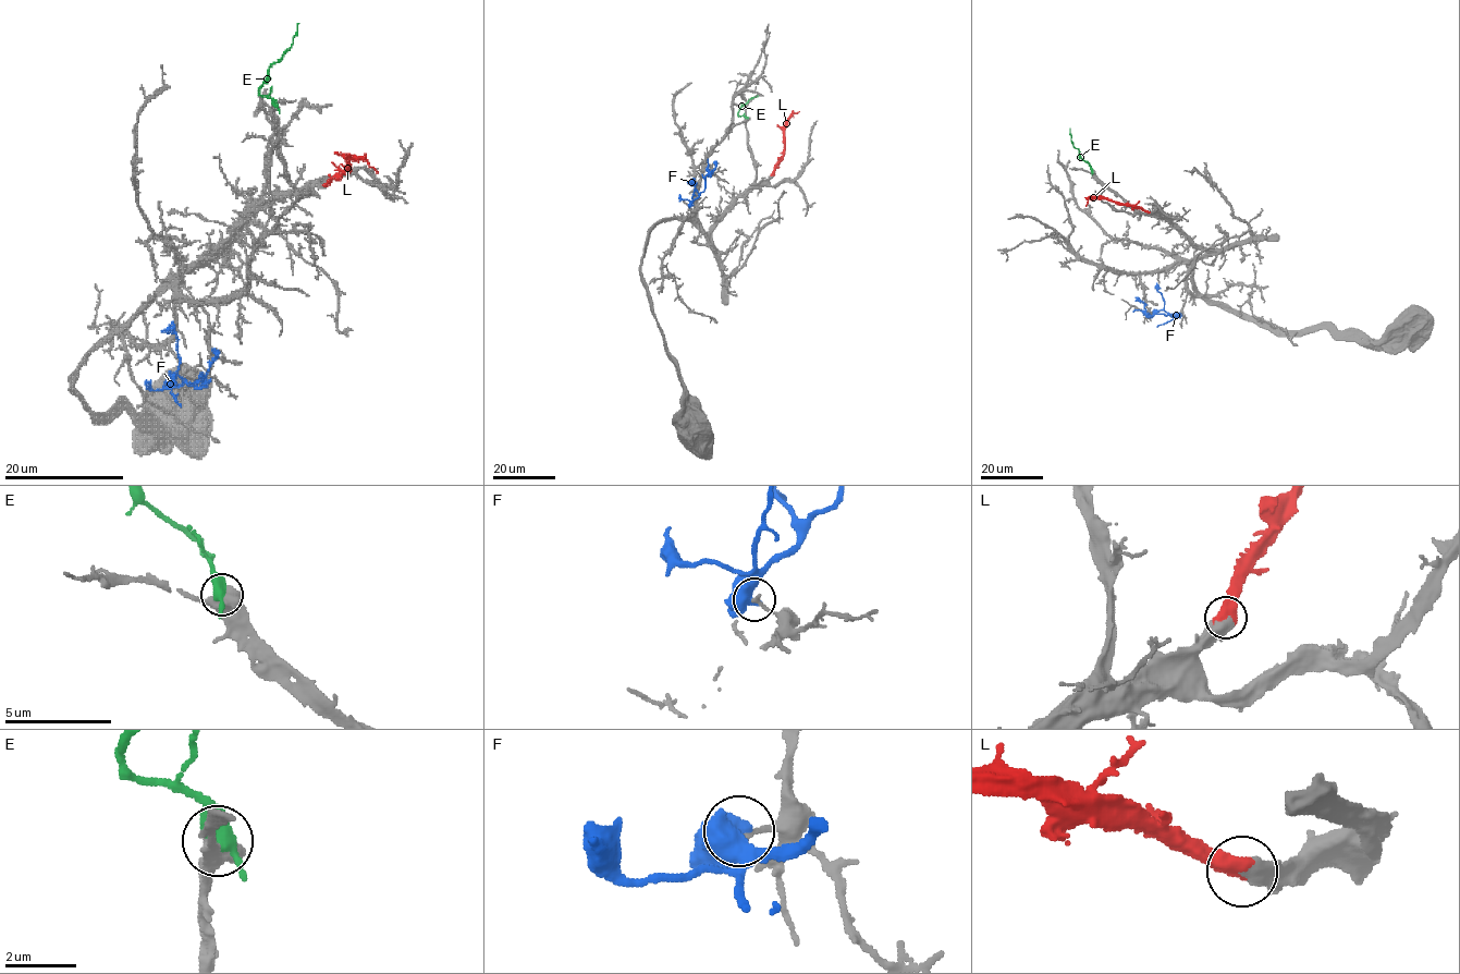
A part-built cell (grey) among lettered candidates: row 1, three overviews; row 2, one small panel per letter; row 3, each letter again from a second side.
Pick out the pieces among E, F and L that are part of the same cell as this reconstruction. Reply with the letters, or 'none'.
L

